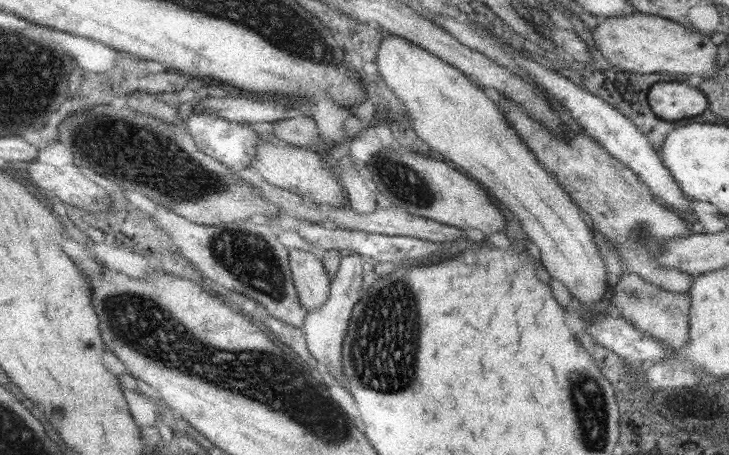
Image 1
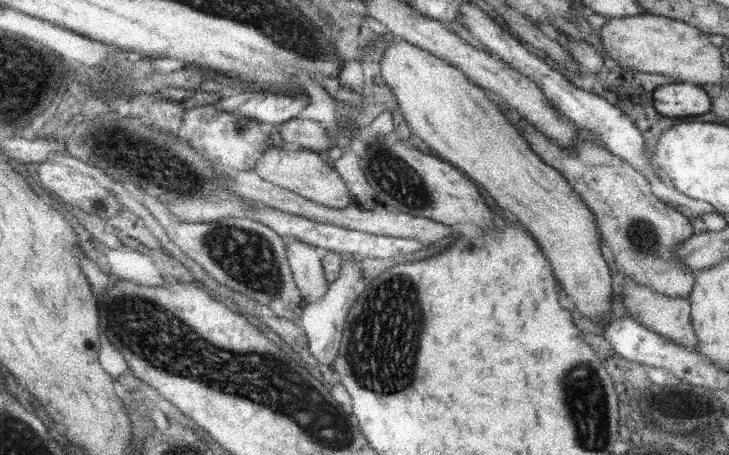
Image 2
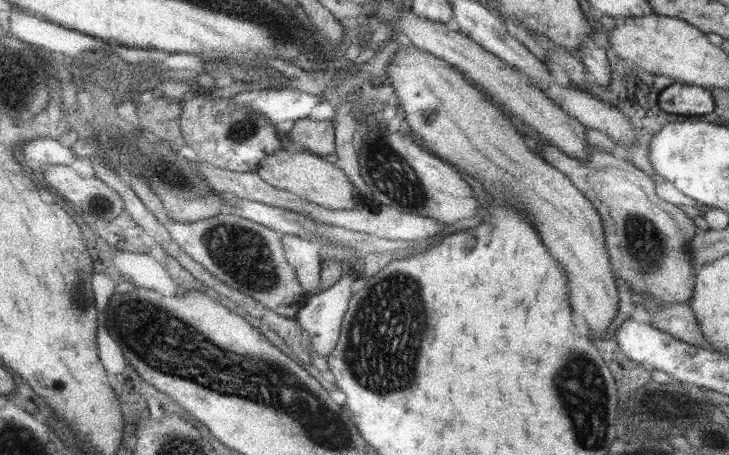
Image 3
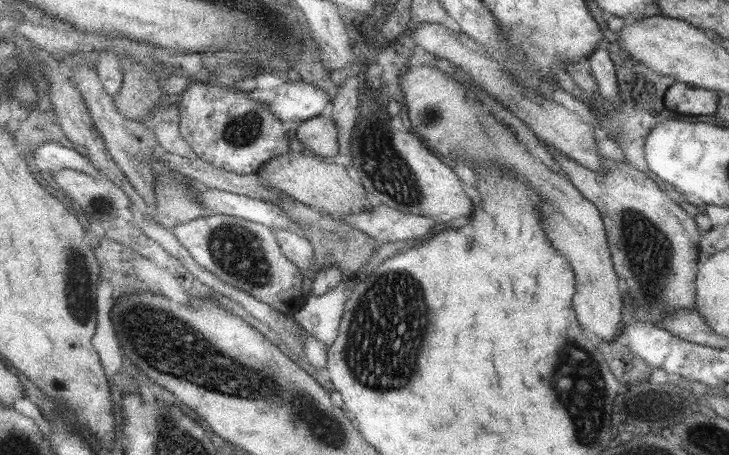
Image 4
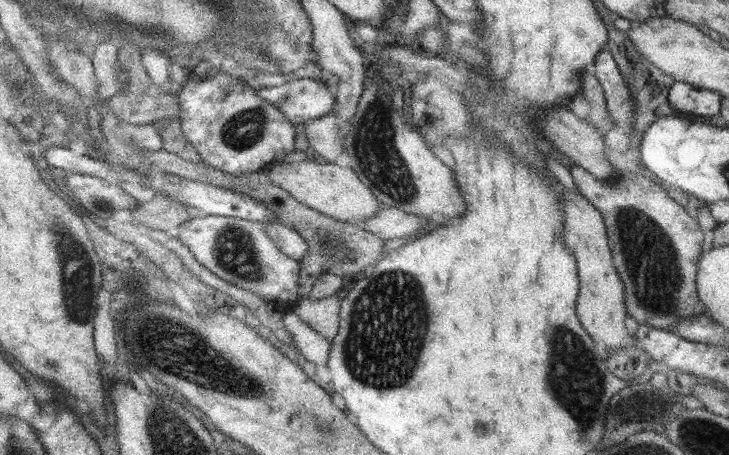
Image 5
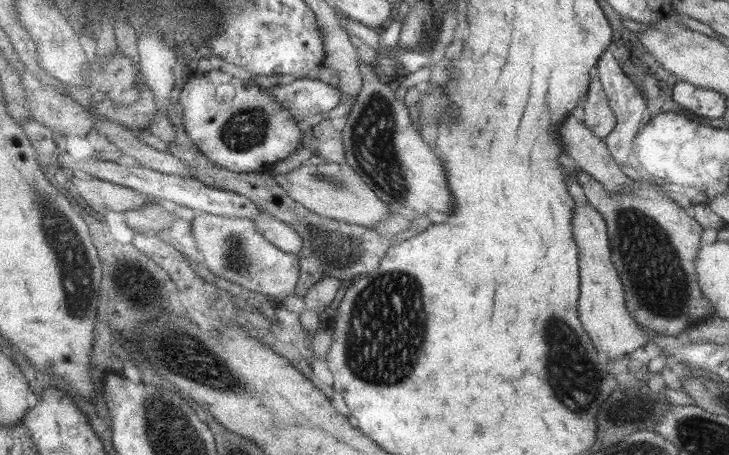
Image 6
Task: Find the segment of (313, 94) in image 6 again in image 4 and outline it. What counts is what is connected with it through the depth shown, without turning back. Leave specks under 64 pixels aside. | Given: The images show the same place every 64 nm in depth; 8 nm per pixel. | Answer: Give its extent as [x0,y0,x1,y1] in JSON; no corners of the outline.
[247,72,331,124]

